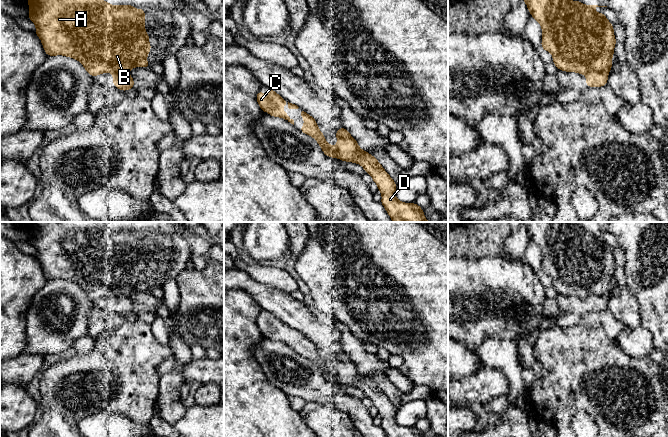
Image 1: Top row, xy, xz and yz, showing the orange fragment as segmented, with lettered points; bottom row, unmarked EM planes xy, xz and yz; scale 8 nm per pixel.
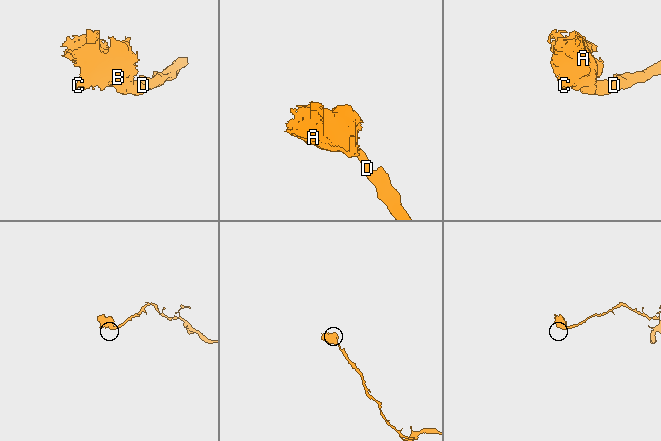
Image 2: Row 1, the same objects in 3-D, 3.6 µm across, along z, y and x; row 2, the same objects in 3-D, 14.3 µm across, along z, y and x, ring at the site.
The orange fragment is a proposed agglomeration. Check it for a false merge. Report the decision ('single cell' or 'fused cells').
fused cells

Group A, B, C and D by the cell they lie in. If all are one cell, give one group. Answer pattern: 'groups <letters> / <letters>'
groups A B C / D

